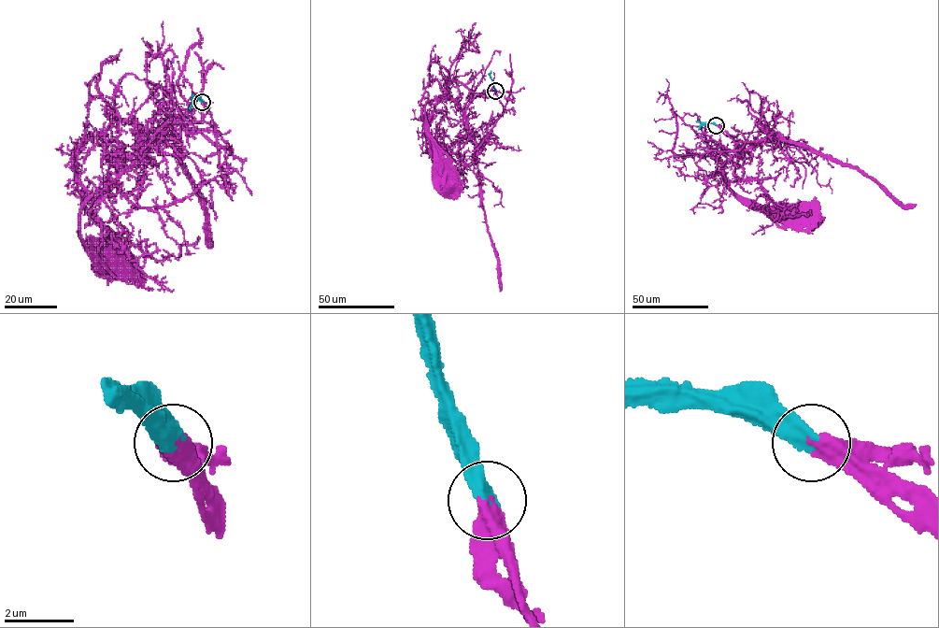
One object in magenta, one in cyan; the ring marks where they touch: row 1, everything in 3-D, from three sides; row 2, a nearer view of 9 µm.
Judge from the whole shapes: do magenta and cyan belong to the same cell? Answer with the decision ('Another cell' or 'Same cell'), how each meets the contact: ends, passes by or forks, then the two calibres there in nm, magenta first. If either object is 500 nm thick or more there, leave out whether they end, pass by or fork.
Same cell. Thickness 550 nm (magenta) against 440 nm

